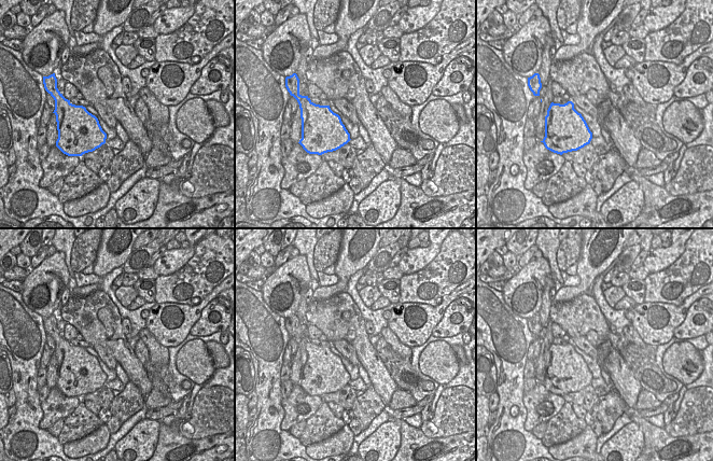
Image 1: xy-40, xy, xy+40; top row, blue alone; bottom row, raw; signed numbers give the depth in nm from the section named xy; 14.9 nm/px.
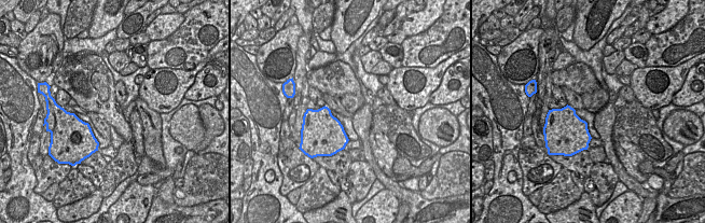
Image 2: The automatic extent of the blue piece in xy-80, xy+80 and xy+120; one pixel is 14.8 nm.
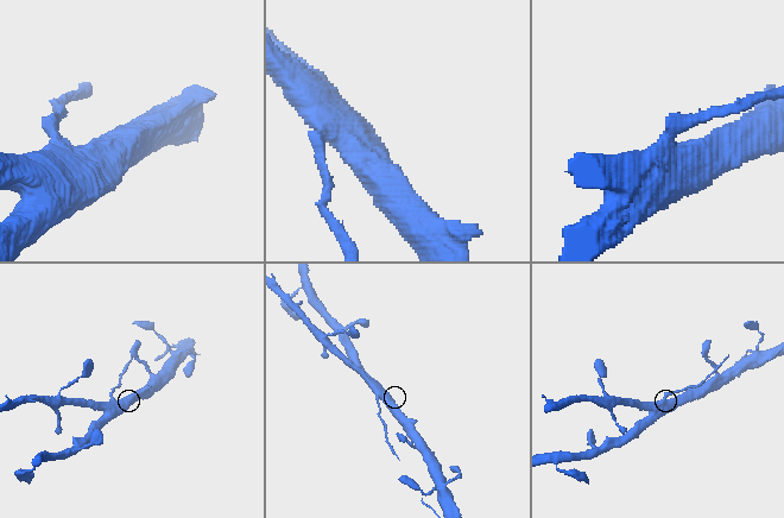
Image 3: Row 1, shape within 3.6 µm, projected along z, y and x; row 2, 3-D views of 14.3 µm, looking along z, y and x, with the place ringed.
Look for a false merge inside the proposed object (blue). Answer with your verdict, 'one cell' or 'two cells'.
two cells

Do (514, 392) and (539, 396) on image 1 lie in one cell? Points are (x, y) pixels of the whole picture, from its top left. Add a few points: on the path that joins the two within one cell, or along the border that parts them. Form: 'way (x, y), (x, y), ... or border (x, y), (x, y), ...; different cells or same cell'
border (522, 394), (526, 419); different cells

